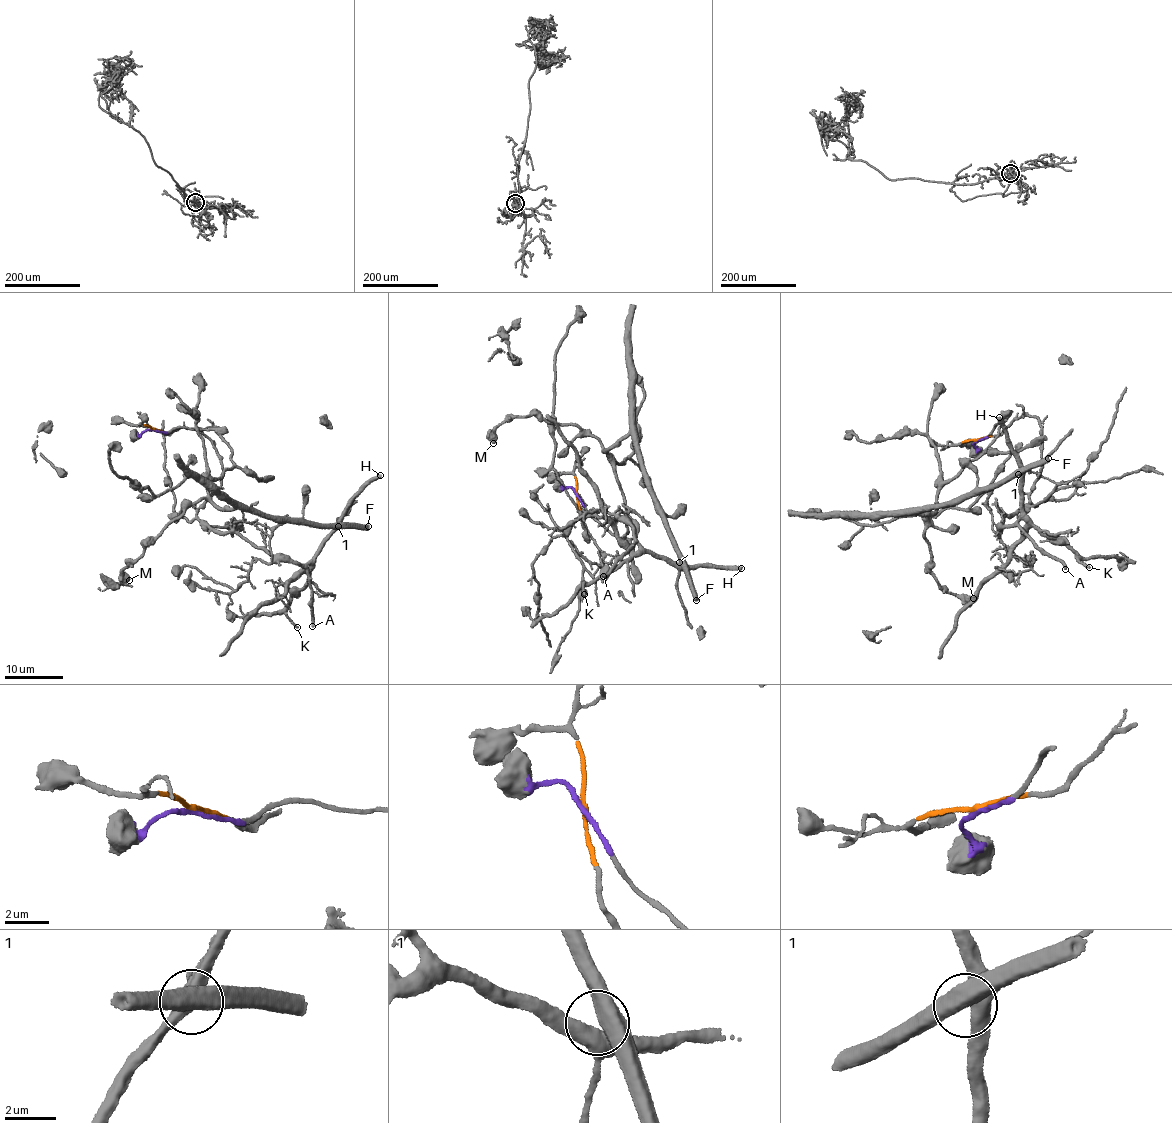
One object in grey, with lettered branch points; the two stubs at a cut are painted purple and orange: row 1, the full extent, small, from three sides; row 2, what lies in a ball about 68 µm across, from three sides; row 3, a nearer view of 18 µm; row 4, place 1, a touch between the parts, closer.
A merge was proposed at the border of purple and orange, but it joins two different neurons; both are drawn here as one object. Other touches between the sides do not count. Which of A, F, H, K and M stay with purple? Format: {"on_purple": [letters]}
{"on_purple": ["F", "M"]}

